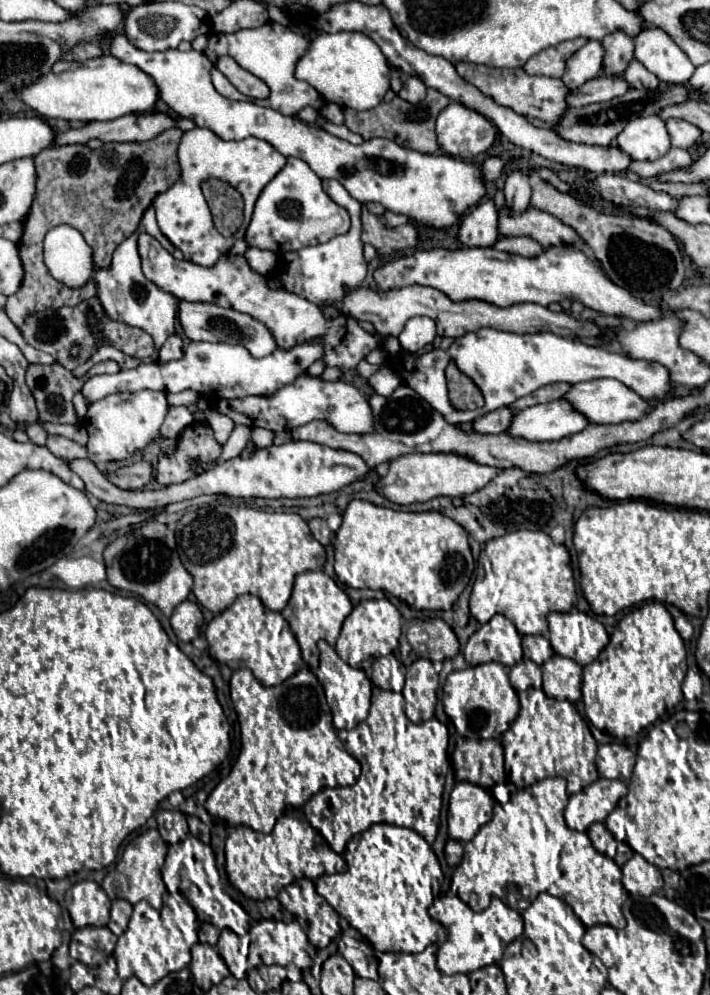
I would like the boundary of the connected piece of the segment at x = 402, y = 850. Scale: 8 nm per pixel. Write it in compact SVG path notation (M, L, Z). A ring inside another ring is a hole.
M373 824L369 830L351 838L343 854L347 870L343 874L323 874L315 888L317 892L379 952L423 952L429 944L439 940L443 926L429 916L429 906L434 902L433 889L440 889L444 878L439 861L423 836L411 828L395 824Z

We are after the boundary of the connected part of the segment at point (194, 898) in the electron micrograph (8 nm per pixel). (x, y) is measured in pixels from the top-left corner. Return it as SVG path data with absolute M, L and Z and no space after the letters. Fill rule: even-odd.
M188 834L185 839L169 846L161 871L167 890L181 892L185 886L185 897L198 917L199 914L207 916L211 923L220 930L229 928L239 936L247 934L250 928L250 916L236 900L243 897L242 893L229 883L225 871L224 851L223 858L219 860L217 852L210 845L204 844L200 840L190 840L198 839L191 834Z

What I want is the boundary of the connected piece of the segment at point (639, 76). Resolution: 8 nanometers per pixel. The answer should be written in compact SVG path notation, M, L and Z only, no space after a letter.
M633 60L625 72L625 80L629 80L629 88L659 88L659 80L655 74L651 74L643 64Z

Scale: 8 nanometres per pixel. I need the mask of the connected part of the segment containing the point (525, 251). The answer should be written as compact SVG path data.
M505 236L495 244L495 248L521 256L537 256L539 252L543 252L543 246L527 236Z

